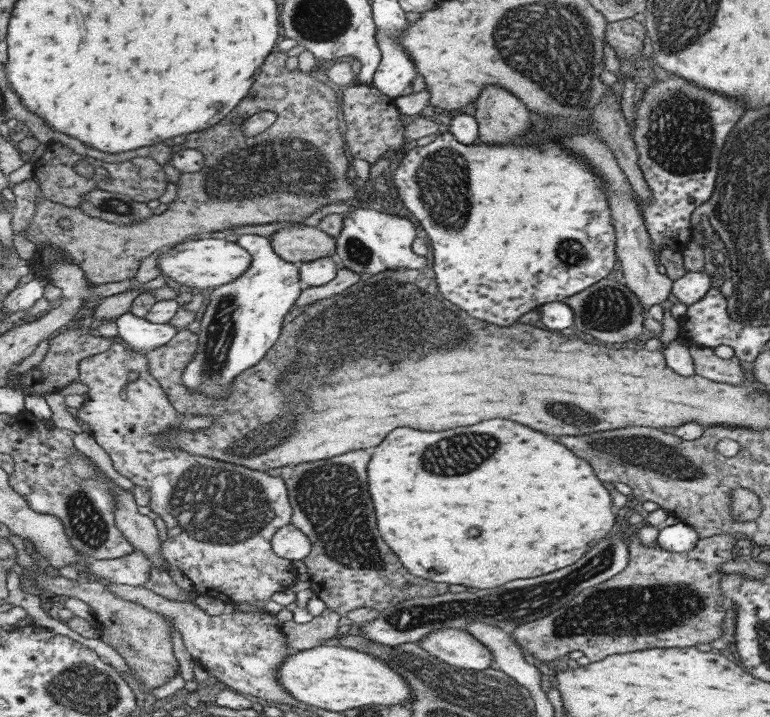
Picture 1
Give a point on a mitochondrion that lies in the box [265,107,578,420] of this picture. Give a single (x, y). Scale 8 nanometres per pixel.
(443, 178)

